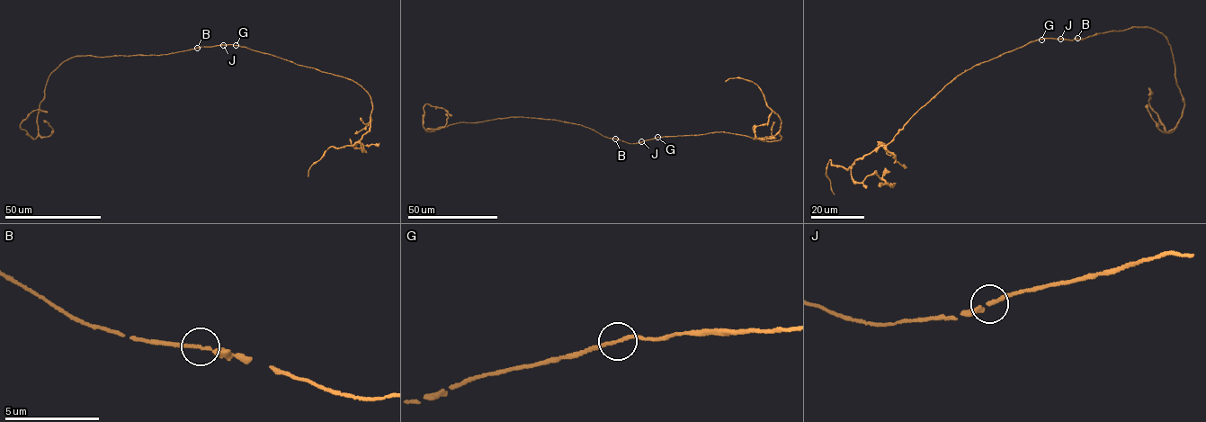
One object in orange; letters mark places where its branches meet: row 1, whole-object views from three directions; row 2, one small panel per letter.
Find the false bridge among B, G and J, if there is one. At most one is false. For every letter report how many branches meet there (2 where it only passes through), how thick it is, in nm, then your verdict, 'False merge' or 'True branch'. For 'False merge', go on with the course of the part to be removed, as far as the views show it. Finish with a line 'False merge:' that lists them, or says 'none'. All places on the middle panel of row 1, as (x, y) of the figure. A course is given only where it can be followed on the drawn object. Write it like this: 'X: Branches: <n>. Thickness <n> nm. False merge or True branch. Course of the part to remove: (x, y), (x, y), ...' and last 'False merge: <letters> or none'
B: Branches: 2. Thickness 150 nm. True branch
G: Branches: 2. Thickness 170 nm. True branch
J: Branches: 2. Thickness 200 nm. True branch
False merge: none

